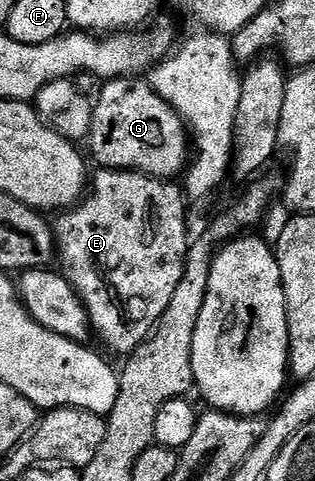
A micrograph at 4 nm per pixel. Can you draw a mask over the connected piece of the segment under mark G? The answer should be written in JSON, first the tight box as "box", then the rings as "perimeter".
{"box":[85,78,189,179],"perimeter":[[[109,78],[100,86],[91,131],[85,139],[86,145],[91,145],[94,165],[105,170],[137,170],[150,178],[178,179],[189,158],[189,135],[183,117],[157,96],[150,81]]]}

